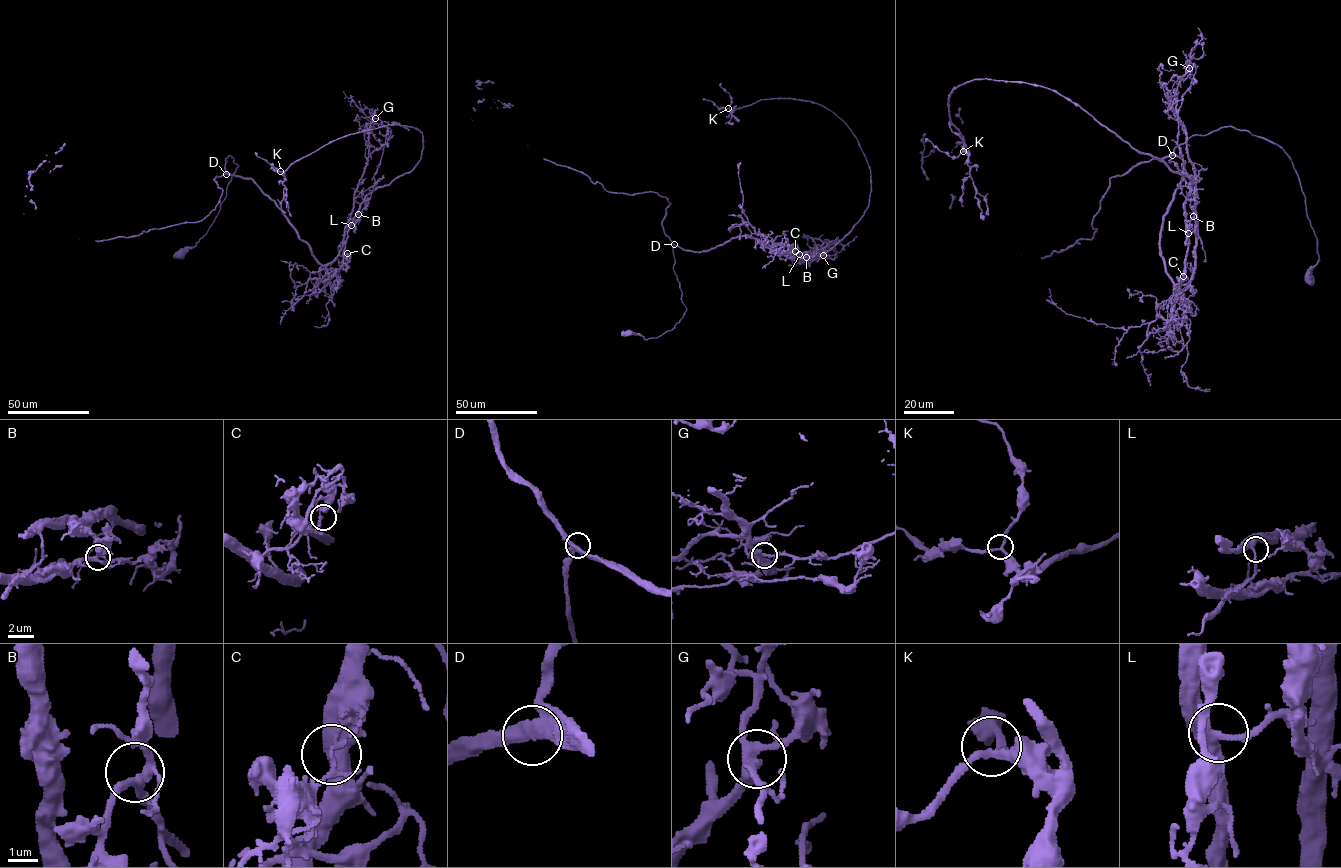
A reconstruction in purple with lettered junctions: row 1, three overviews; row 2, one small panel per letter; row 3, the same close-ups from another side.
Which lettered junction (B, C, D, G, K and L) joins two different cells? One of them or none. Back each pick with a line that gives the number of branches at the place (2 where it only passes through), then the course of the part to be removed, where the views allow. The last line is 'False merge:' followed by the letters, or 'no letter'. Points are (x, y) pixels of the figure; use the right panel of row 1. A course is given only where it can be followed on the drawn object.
C: 3 | (1183, 276), (1191, 181), (1039, 85), (986, 79), (950, 93), (949, 116), (969, 151), (983, 219)
False merge: C

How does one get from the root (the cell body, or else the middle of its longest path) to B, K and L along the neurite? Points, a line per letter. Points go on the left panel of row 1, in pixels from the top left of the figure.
B: (179, 254), (217, 215), (238, 166), (229, 155), (225, 172), (251, 178), (322, 265), (358, 214)
K: (179, 254), (231, 155), (328, 265), (422, 134), (350, 134), (280, 171)
L: (179, 254), (217, 215), (238, 166), (229, 155), (225, 172), (251, 178), (322, 264), (343, 254), (351, 225)

